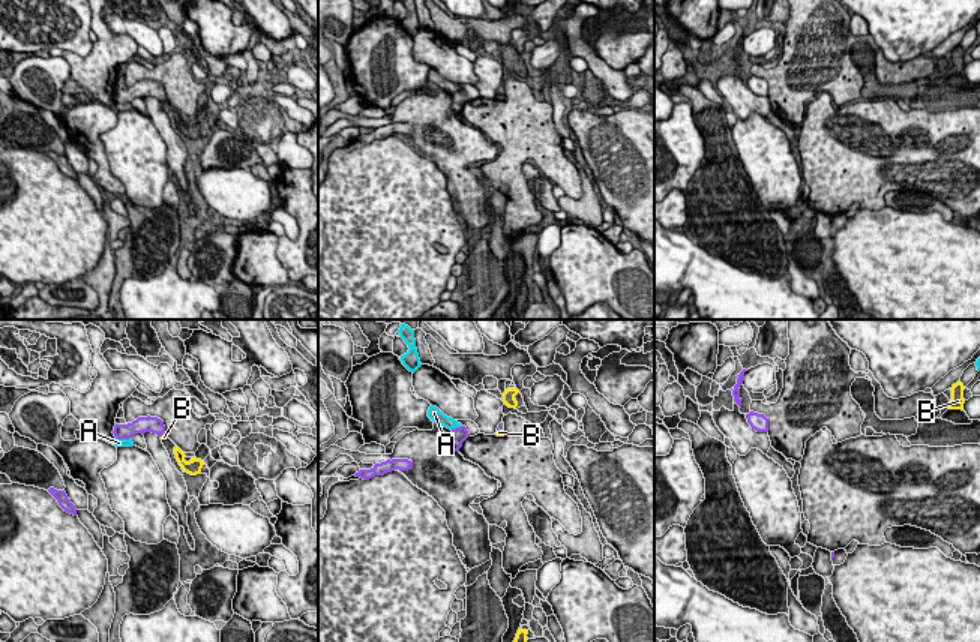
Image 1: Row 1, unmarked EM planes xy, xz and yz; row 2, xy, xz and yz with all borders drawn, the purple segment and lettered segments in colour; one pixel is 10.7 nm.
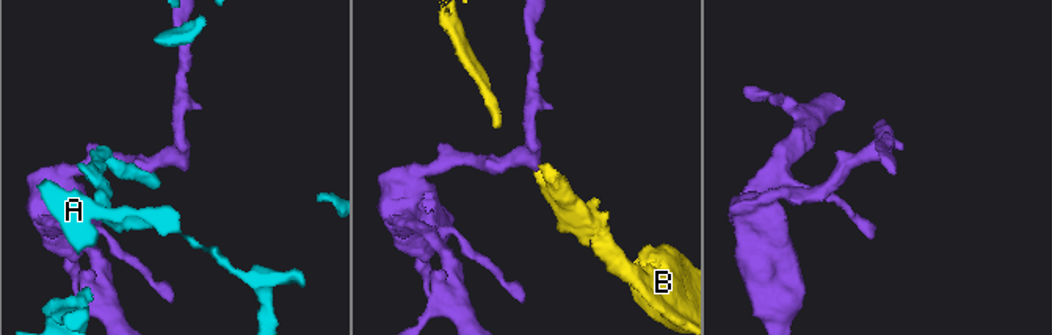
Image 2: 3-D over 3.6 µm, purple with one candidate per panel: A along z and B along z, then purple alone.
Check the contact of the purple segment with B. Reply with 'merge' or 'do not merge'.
do not merge

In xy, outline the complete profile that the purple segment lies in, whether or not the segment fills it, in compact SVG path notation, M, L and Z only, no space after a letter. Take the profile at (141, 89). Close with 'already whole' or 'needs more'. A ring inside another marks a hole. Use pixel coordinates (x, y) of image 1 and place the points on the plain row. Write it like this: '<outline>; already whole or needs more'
M150 80L138 81L137 84L128 88L116 87L114 94L113 94L117 104L129 104L135 98L144 99L146 96L152 96L152 98L156 98L158 100L164 100L165 99L164 86L158 81L150 81Z; already whole

